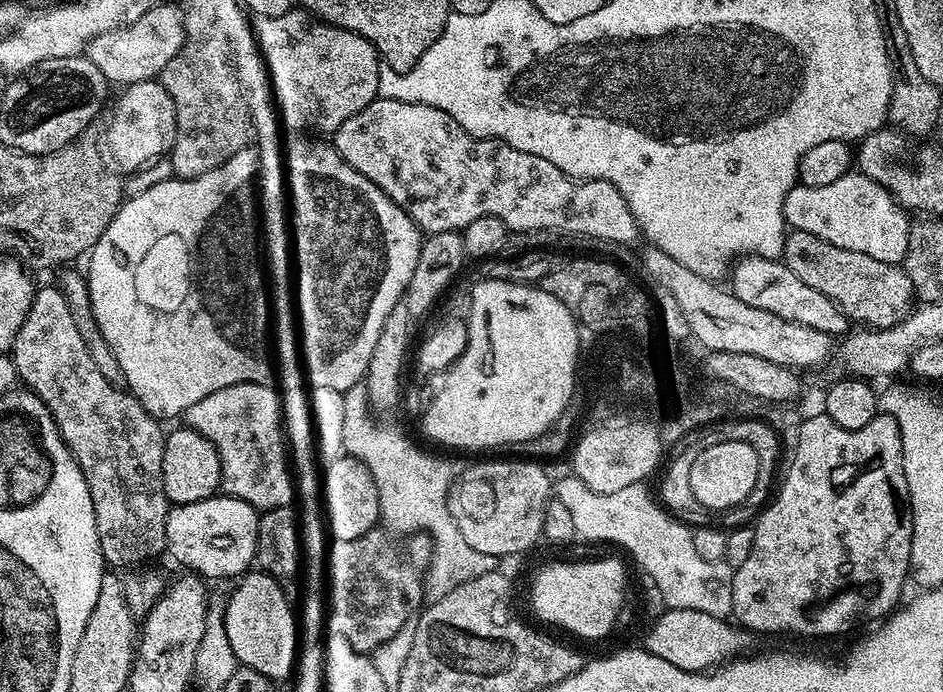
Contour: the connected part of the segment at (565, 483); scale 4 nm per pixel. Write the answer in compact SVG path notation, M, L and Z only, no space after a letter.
M565 474L561 480L557 479L554 484L554 496L562 502L563 505L570 510L571 520L574 521L574 530L577 537L582 541L584 540L609 540L612 544L617 544L620 548L625 548L634 559L641 565L639 566L643 572L650 574L654 578L654 581L658 584L660 590L662 590L662 597L665 598L665 602L668 608L681 608L682 610L702 610L706 614L710 614L714 618L728 618L732 616L732 572L729 571L723 563L715 564L710 562L706 558L702 558L702 554L698 554L698 550L694 550L694 538L692 537L693 529L684 523L681 523L672 515L671 512L665 510L658 503L657 497L648 493L647 483L641 482L634 486L626 486L626 490L614 490L614 494L598 494L594 490L590 490L590 486L586 486L586 482L582 482L577 476L571 474Z

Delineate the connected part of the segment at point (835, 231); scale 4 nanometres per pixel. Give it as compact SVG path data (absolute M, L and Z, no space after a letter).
M859 170L848 172L827 186L797 183L784 199L784 223L789 229L814 234L834 246L870 254L878 262L900 264L908 252L909 213L882 185Z

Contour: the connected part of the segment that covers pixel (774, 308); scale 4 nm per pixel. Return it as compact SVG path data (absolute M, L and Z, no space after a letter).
M749 254L735 261L731 276L730 290L742 298L746 306L770 310L770 314L778 314L778 318L786 318L786 322L798 322L802 326L810 326L810 330L822 330L833 338L849 331L850 321L844 311L833 300L826 298L826 294L806 286L806 282L802 282L794 270L785 266L783 259Z

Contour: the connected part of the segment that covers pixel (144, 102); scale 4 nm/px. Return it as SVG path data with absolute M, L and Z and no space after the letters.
M159 79L134 82L121 92L124 93L117 98L112 117L104 128L102 148L117 173L129 174L161 159L169 151L175 120L172 99L160 85Z

